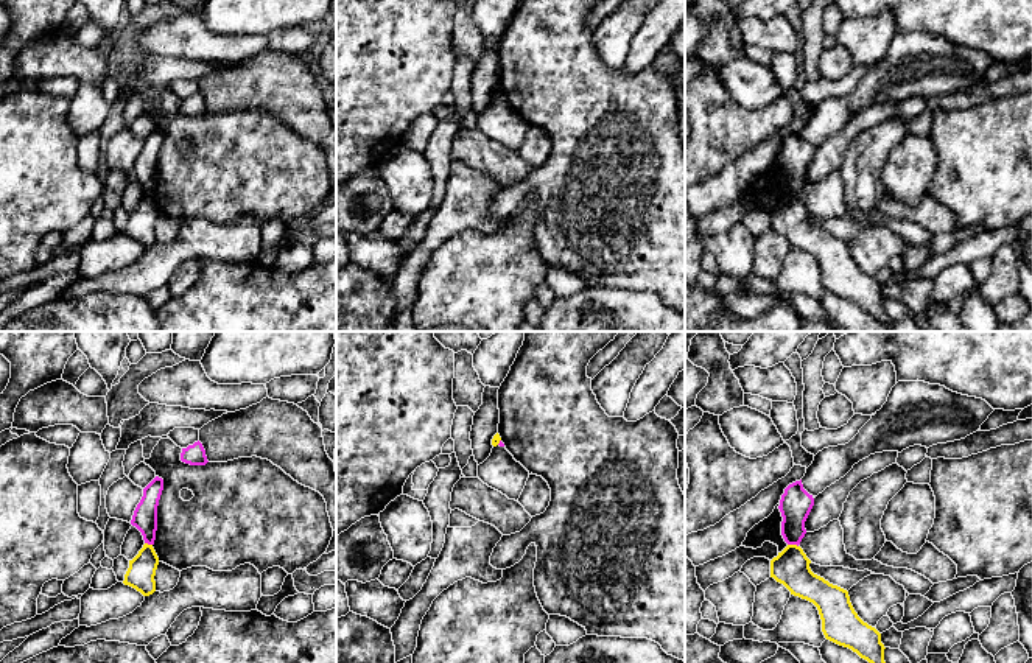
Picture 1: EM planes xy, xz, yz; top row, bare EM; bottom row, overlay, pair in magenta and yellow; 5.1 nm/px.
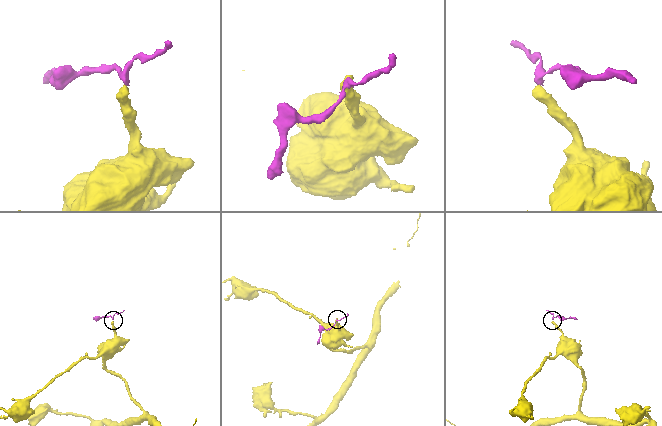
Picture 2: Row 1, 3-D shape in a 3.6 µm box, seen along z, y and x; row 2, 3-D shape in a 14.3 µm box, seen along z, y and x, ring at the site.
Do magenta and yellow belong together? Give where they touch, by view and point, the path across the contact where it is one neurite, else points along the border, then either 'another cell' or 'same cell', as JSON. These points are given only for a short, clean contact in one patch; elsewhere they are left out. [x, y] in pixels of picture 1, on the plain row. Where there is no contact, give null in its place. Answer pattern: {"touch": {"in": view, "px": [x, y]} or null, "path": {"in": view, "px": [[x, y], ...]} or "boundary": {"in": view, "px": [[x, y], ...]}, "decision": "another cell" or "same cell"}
{"touch": {"in": "yz", "px": [793, 195]}, "boundary": {"in": "yz", "px": [[788, 195], [797, 198]]}, "decision": "another cell"}

